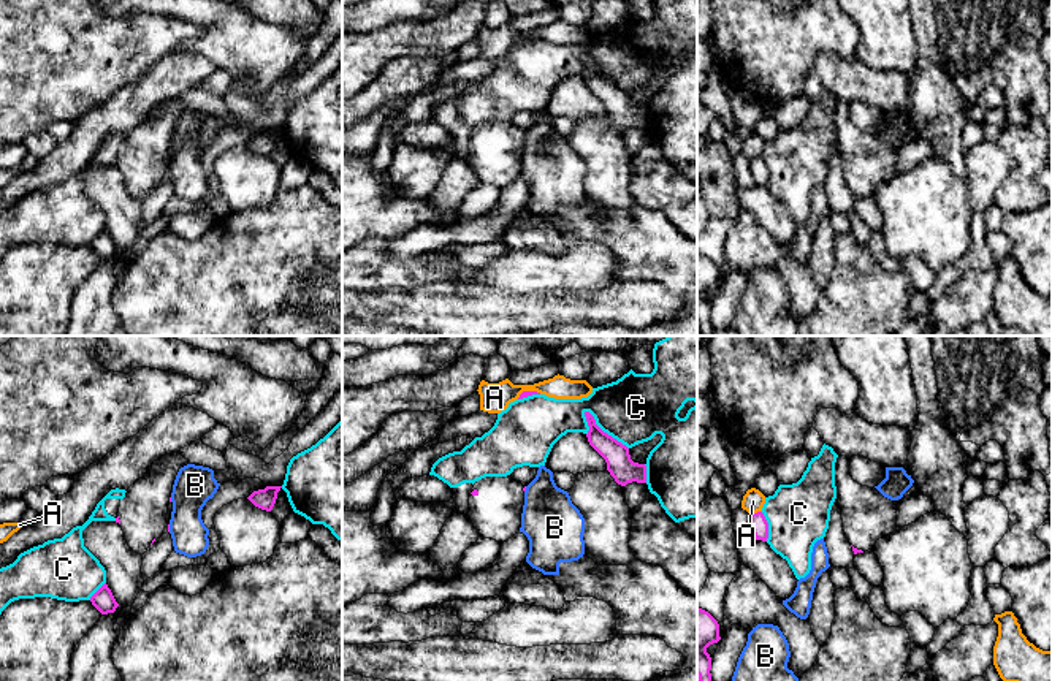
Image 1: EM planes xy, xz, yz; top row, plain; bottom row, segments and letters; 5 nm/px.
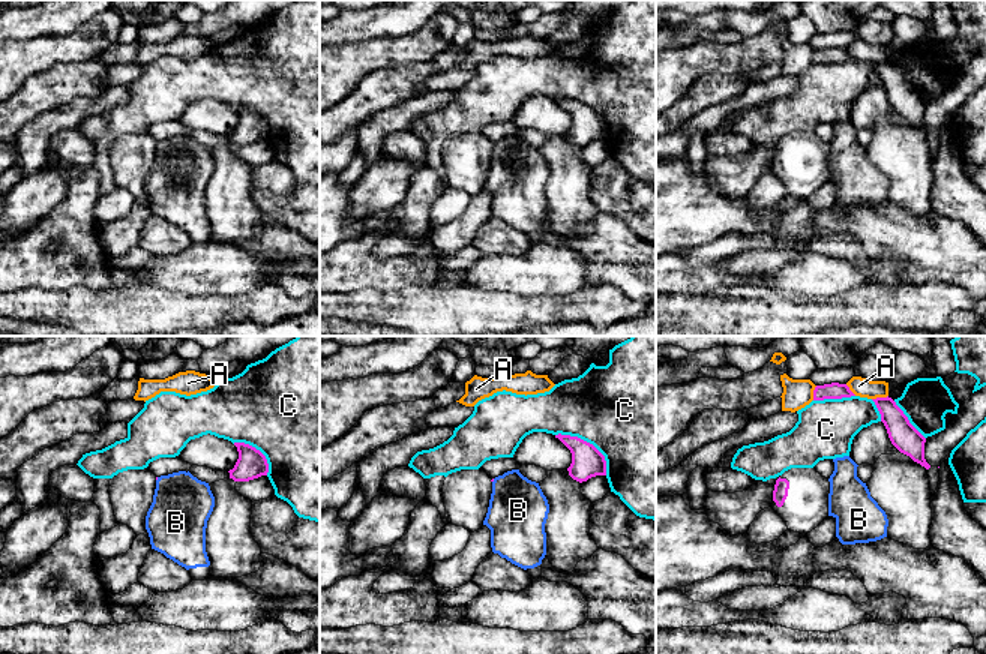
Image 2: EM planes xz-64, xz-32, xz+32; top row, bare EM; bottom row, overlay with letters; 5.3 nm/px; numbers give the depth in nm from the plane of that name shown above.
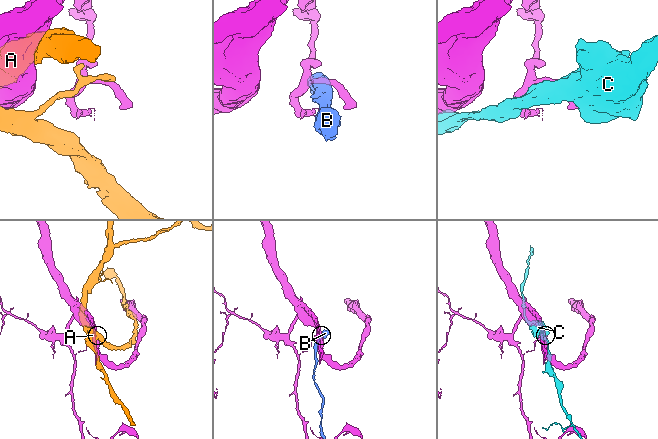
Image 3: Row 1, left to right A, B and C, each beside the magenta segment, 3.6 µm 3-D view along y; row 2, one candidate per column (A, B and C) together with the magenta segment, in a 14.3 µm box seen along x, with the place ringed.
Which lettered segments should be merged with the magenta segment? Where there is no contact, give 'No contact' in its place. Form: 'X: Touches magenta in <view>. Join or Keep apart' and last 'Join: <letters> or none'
A: Touches magenta in yz. Keep apart
B: Touches magenta in xy. Keep apart
C: Touches magenta in xz. Keep apart
Join: none

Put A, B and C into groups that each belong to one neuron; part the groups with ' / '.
A / B / C

